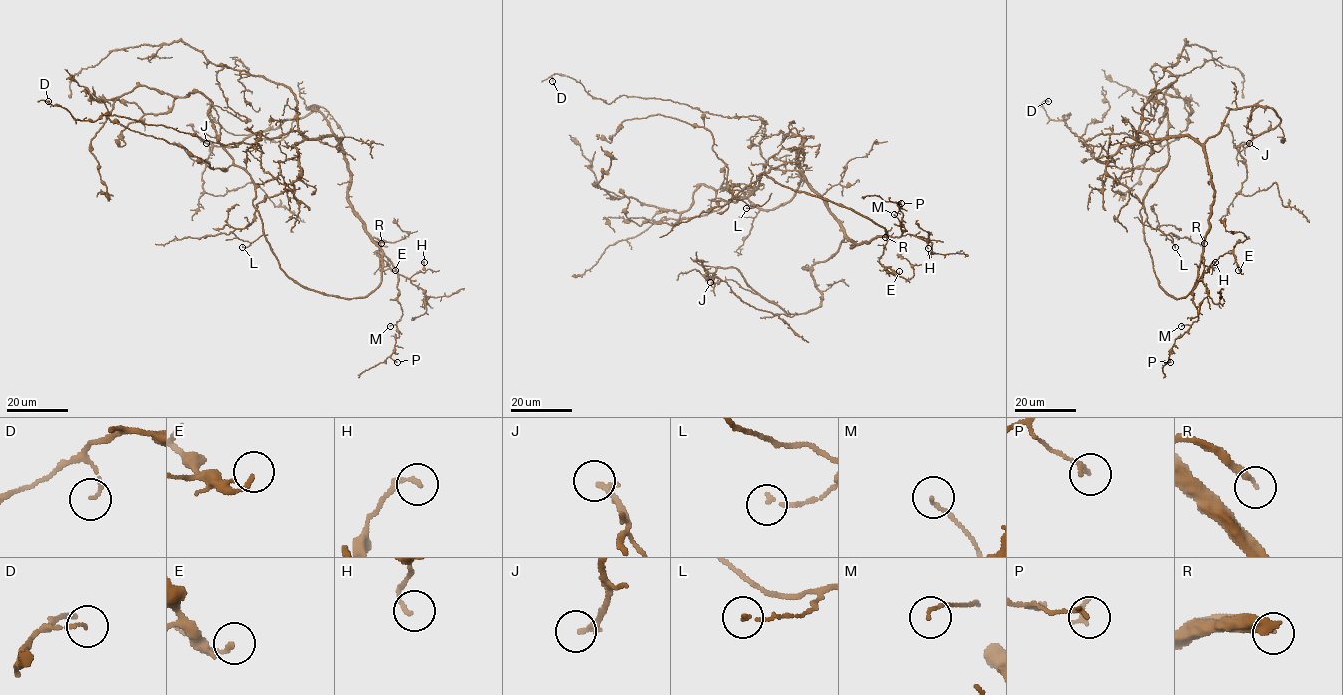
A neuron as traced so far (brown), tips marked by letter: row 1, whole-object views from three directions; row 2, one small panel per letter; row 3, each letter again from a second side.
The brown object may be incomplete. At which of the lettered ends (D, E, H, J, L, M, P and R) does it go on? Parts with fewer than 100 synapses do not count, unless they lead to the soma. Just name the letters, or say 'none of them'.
R

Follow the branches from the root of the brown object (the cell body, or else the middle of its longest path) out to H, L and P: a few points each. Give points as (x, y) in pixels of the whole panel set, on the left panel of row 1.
H: (295, 145), (333, 136), (349, 172), (348, 203), (370, 239), (405, 277), (424, 272), (424, 262)
L: (295, 145), (300, 173), (293, 187), (260, 201), (254, 220), (233, 232), (251, 243), (242, 247)
P: (295, 145), (333, 136), (341, 146), (349, 172), (348, 203), (397, 272), (402, 316), (390, 357), (397, 362)

